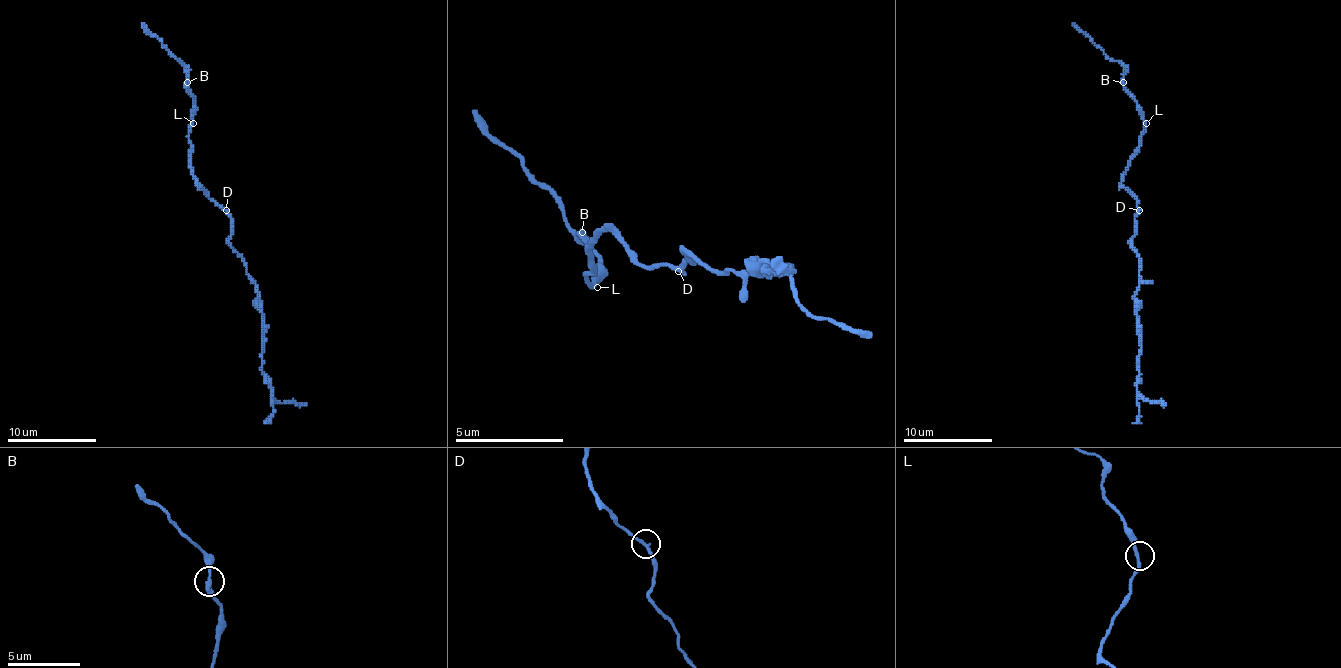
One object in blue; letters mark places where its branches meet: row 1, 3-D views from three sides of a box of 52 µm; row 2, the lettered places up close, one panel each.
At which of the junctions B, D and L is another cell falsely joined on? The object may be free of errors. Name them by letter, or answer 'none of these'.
none of these

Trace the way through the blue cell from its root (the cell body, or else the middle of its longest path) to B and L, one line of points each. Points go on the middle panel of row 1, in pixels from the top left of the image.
B: (673, 265), (640, 265), (603, 228), (592, 238), (592, 271), (586, 282), (597, 276), (597, 255), (581, 233)
L: (673, 265), (640, 265), (603, 228), (592, 238), (592, 271), (586, 276), (586, 282), (597, 287)

